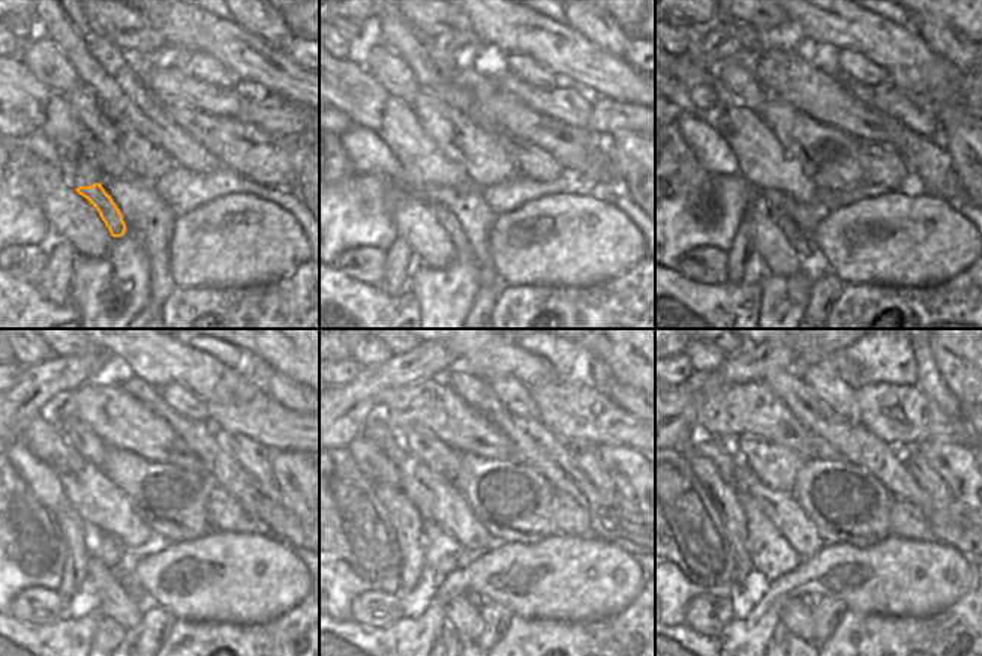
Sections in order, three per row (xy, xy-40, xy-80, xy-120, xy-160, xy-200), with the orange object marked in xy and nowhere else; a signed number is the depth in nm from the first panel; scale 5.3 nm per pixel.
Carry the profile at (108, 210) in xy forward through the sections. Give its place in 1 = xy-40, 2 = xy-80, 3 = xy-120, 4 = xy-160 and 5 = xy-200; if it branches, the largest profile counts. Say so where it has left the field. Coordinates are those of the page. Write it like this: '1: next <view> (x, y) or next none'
1: next xy-40 (449, 219)
2: next xy-80 (802, 246)
3: next xy-120 (135, 592)
4: next xy-160 (474, 598)
5: next xy-200 (811, 601)

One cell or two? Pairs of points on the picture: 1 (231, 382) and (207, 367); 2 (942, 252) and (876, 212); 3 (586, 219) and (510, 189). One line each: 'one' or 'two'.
1: one
2: one
3: two

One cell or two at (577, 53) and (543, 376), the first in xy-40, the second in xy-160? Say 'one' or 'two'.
one

